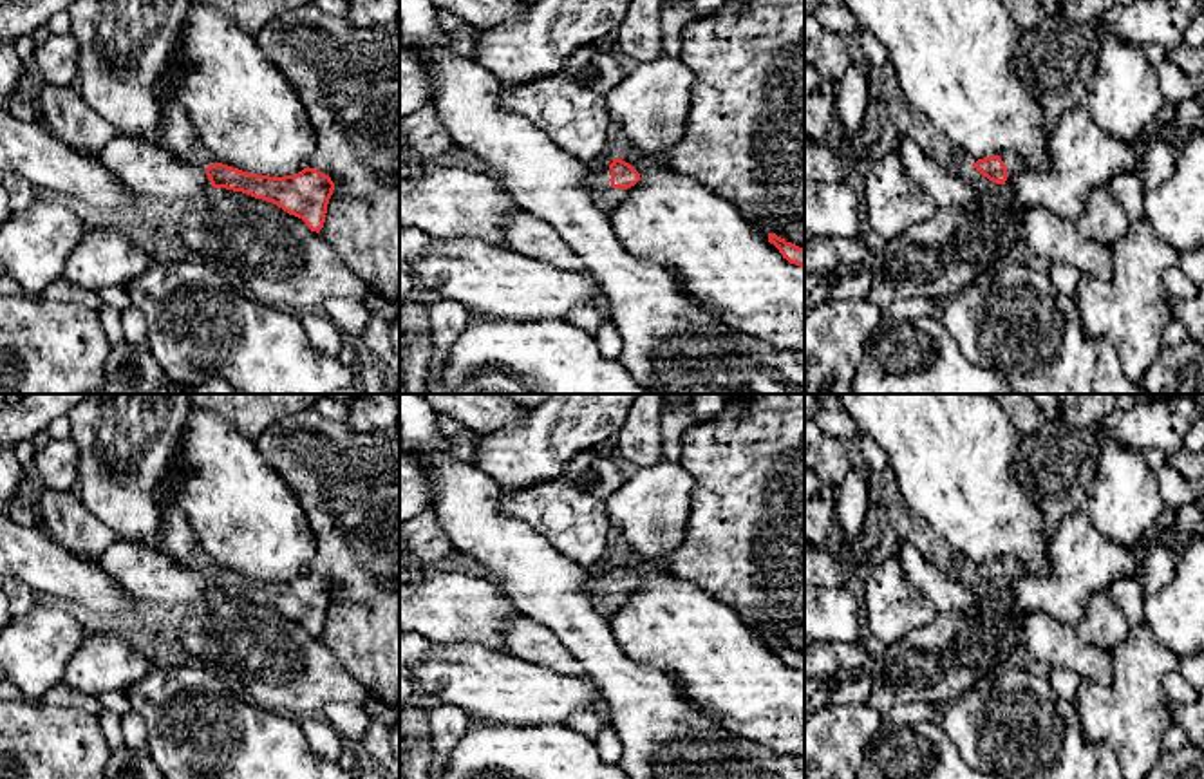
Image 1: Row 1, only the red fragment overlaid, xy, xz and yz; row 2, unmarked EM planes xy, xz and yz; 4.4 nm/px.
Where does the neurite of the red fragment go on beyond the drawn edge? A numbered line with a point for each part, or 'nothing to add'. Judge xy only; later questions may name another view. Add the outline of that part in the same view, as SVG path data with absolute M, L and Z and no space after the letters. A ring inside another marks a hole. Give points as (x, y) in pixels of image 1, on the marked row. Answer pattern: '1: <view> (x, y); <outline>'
1: xy (179, 136); M175 52L157 81L155 92L163 112L163 130L159 132L157 141L181 161L208 168L219 161L201 143L193 123L179 101L179 87L188 69L188 61Z

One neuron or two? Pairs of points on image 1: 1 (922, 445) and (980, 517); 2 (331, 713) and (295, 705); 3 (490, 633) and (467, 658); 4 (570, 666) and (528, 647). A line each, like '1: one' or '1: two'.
1: one
2: two
3: two
4: one

